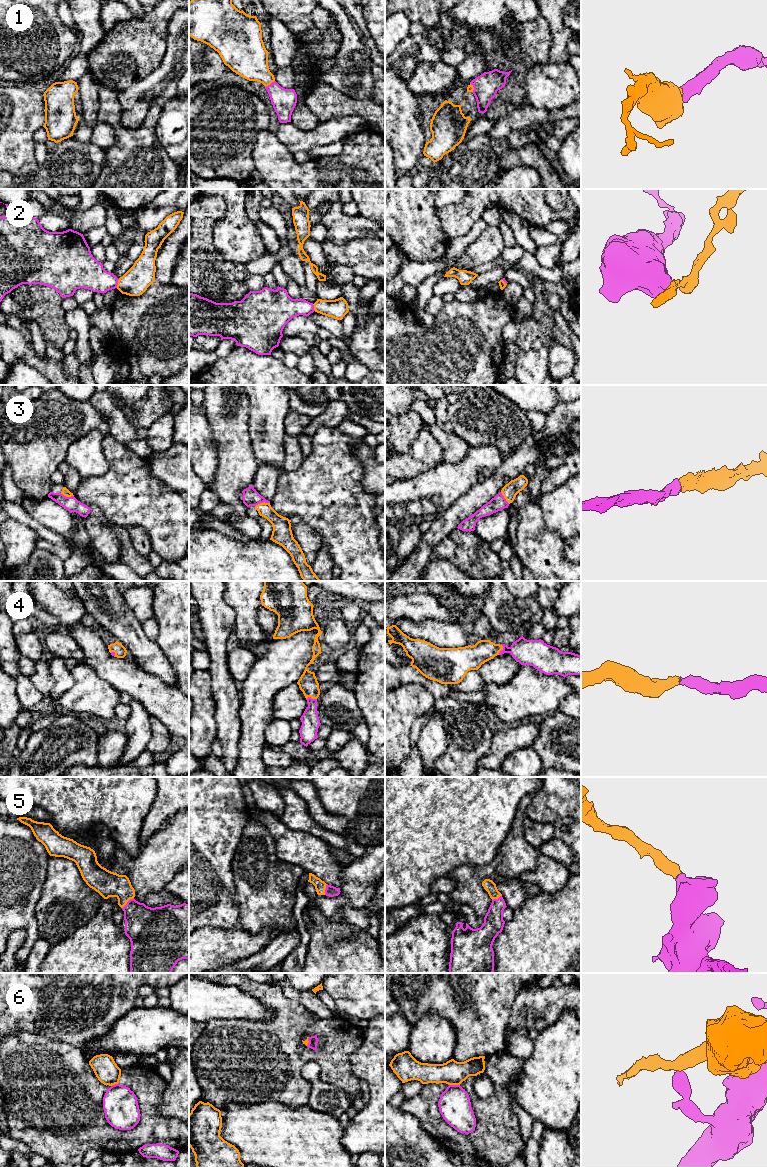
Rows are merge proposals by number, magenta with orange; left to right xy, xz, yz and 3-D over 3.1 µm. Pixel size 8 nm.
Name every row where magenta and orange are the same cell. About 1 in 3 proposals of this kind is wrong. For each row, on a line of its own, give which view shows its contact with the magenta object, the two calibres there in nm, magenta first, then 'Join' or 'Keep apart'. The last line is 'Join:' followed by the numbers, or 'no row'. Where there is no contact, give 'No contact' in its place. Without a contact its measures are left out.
1: Touches magenta in xz. Thickness 190 nm (magenta) against 280 nm. Join
2: Touches magenta in xy. Thickness 240 nm (magenta) against 220 nm. Keep apart
3: Touches magenta in xz. Thickness 140 nm (magenta) against 150 nm. Join
4: Touches magenta in yz. Thickness 200 nm (magenta) against 190 nm. Join
5: Touches magenta in xy. Thickness 320 nm (magenta) against 200 nm. Join
6: Touches magenta in yz. Thickness 260 nm (magenta) against 190 nm. Keep apart
Join: 1, 3, 4, 5

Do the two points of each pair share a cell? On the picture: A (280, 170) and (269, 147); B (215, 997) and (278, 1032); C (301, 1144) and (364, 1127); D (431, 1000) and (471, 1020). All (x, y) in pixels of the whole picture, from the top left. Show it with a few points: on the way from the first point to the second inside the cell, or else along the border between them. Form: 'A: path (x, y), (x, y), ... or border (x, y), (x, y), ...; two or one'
A: path (276, 164), (269, 153); one
B: border (273, 1011), (273, 1014), (266, 1019), (231, 1019); two
C: border (343, 1128), (340, 1143), (351, 1155); two
D: path (441, 1000), (445, 1000), (461, 1014); one

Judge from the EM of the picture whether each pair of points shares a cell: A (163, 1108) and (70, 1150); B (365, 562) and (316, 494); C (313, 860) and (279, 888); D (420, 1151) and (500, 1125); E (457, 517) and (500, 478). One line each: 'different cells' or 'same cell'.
A: different cells
B: same cell
C: different cells
D: different cells
E: same cell

